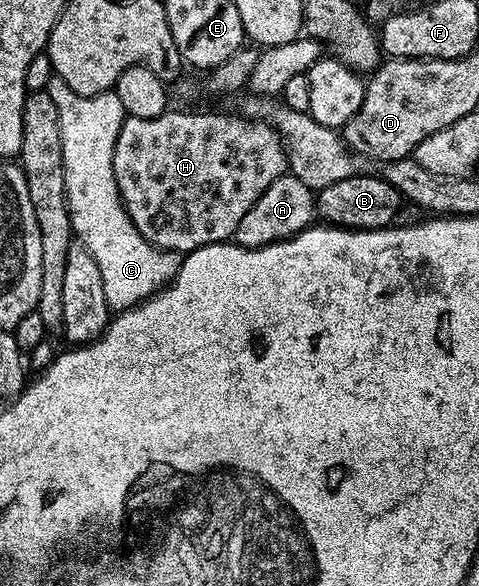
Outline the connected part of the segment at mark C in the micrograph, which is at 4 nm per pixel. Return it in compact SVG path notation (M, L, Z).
M57 75L51 78L49 91L53 103L57 106L61 126L65 190L71 230L77 237L78 243L84 244L93 254L93 260L101 270L101 286L105 286L105 302L116 313L121 313L167 287L179 272L181 256L180 253L166 252L165 249L150 244L137 230L137 226L133 226L127 207L119 196L119 187L113 174L113 150L117 142L117 134L121 134L121 126L125 119L121 98L117 98L113 90L96 96L82 96L69 90L69 84Z

